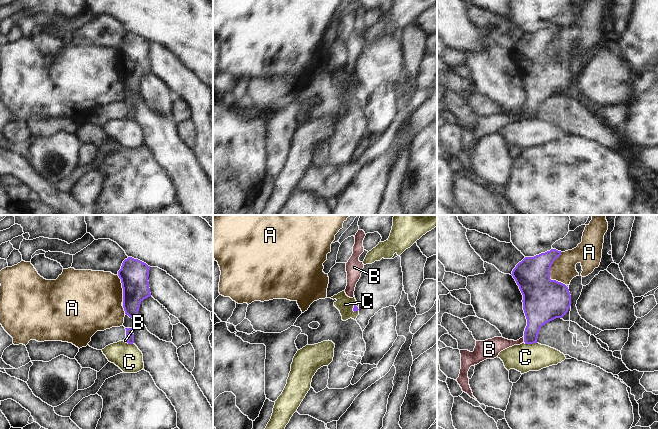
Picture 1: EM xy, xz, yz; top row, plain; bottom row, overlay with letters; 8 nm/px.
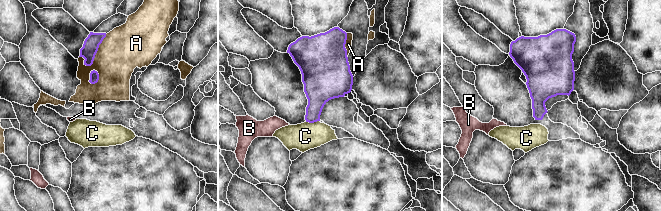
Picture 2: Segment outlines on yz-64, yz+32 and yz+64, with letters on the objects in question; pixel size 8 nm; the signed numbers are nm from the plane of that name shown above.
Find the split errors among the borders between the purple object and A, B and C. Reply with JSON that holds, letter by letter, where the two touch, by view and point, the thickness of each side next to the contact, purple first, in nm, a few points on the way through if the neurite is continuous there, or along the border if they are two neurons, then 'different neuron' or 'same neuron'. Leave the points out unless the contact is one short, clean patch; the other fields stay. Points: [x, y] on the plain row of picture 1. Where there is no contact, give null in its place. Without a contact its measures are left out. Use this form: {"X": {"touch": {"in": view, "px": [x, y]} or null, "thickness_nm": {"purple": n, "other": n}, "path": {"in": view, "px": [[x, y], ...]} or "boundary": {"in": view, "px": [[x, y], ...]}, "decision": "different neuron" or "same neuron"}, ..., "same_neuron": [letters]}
{"A": {"touch": {"in": "yz", "px": [549, 49]}, "thickness_nm": {"purple": 340, "other": 200}, "decision": "different neuron"}, "B": {"touch": {"in": "yz", "px": [524, 116]}, "thickness_nm": {"purple": 200, "other": 140}, "path": {"in": "yz", "px": [[538, 89], [531, 109], [524, 116], [500, 119], [494, 122]]}, "decision": "same neuron"}, "C": {"touch": {"in": "yz", "px": [530, 119]}, "thickness_nm": {"purple": 200, "other": 220}, "boundary": {"in": "yz", "px": [[536, 118], [524, 119]]}, "decision": "different neuron"}, "same_neuron": ["B"]}

